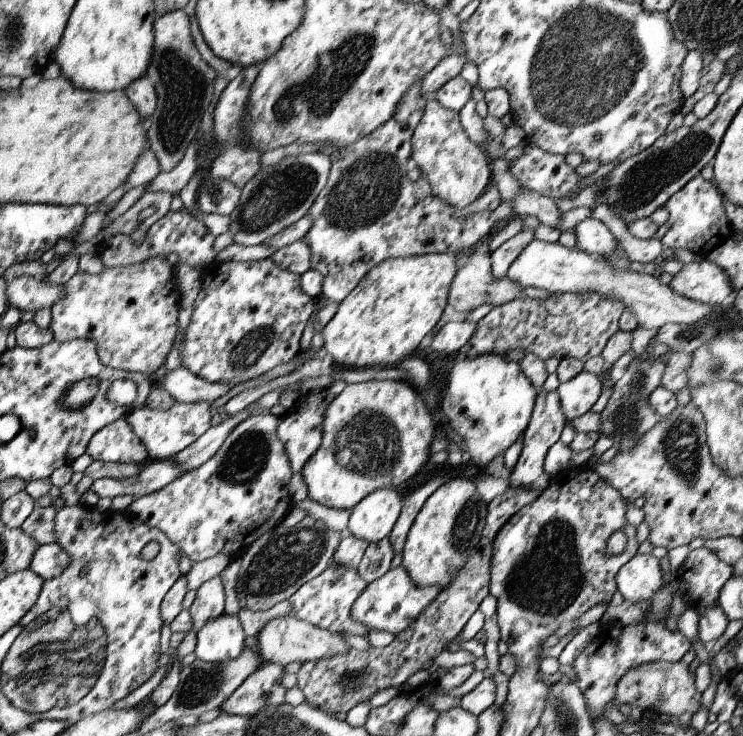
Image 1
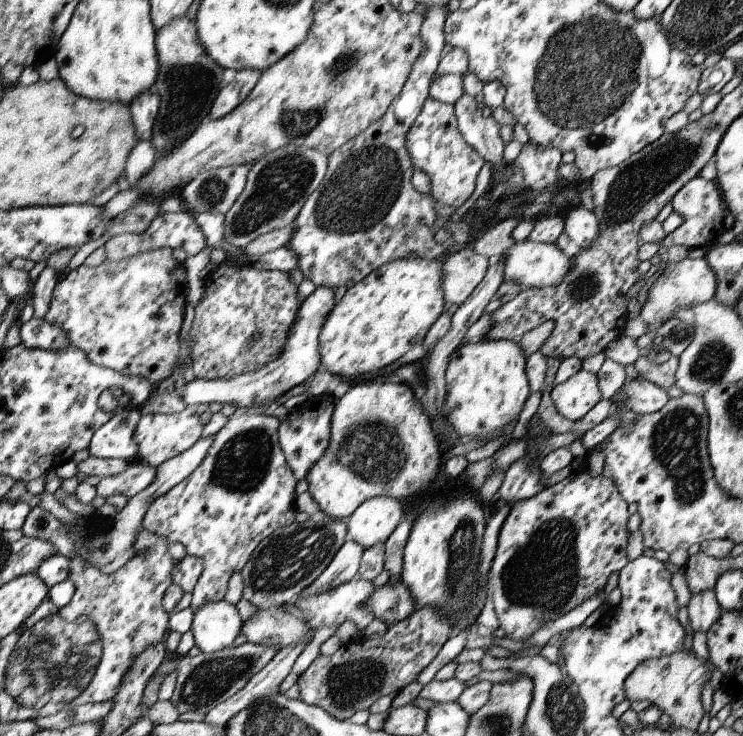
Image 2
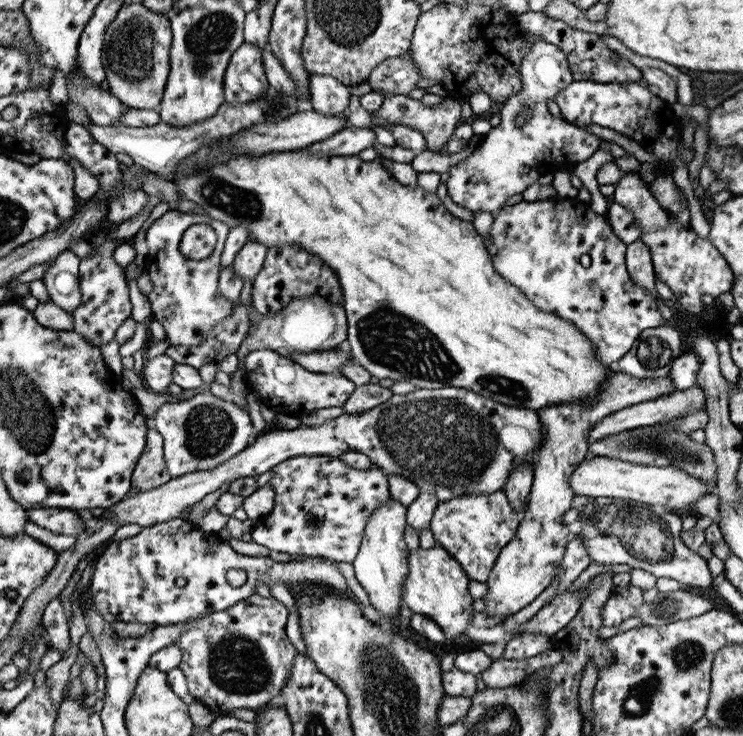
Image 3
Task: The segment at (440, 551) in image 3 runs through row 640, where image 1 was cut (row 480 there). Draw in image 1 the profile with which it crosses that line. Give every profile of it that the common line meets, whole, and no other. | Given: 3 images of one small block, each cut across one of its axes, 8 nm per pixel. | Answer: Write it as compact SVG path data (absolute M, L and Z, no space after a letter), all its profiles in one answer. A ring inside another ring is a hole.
M452 473L421 506L408 531L401 562L416 586L444 590L465 567L485 527L487 505L478 497L470 476Z

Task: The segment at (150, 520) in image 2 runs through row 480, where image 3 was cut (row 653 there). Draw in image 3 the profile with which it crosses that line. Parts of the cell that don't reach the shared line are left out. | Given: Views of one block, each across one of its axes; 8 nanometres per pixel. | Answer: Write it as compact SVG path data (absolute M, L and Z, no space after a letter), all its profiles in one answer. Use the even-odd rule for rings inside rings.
M254 593L226 610L190 623L173 644L181 650L177 667L186 677L191 696L212 712L228 714L239 708L256 712L280 695L297 655L286 635L289 613L274 597Z

